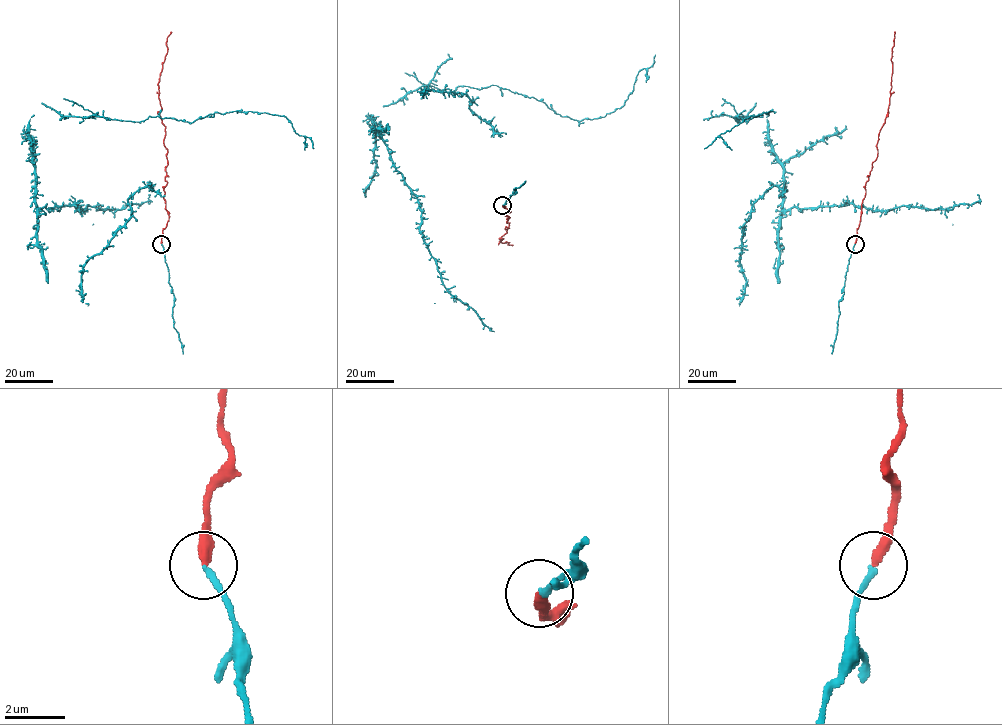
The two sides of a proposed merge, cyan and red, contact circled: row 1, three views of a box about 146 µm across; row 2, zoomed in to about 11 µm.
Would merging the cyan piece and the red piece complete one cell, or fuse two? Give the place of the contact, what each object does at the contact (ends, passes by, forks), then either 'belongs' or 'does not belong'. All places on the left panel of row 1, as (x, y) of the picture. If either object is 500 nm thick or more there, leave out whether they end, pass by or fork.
place (161, 244); cyan ends; red ends; belongs

